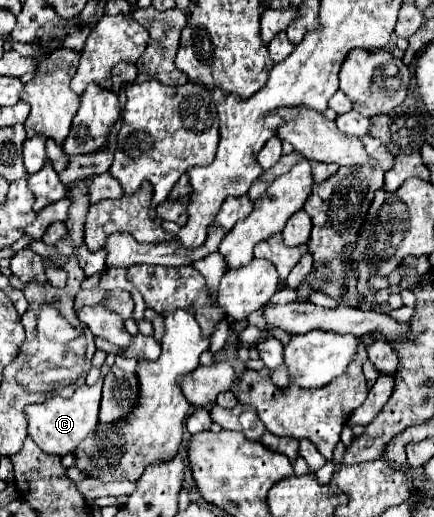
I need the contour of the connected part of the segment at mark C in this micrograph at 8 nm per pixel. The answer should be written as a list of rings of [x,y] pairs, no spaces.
[[[97,381],[93,387],[83,385],[79,387],[73,397],[63,399],[59,395],[39,403],[39,405],[27,405],[25,415],[27,415],[27,433],[29,437],[47,453],[51,455],[67,455],[73,453],[75,447],[97,427],[99,421],[99,401],[101,401],[101,387],[103,383]]]

